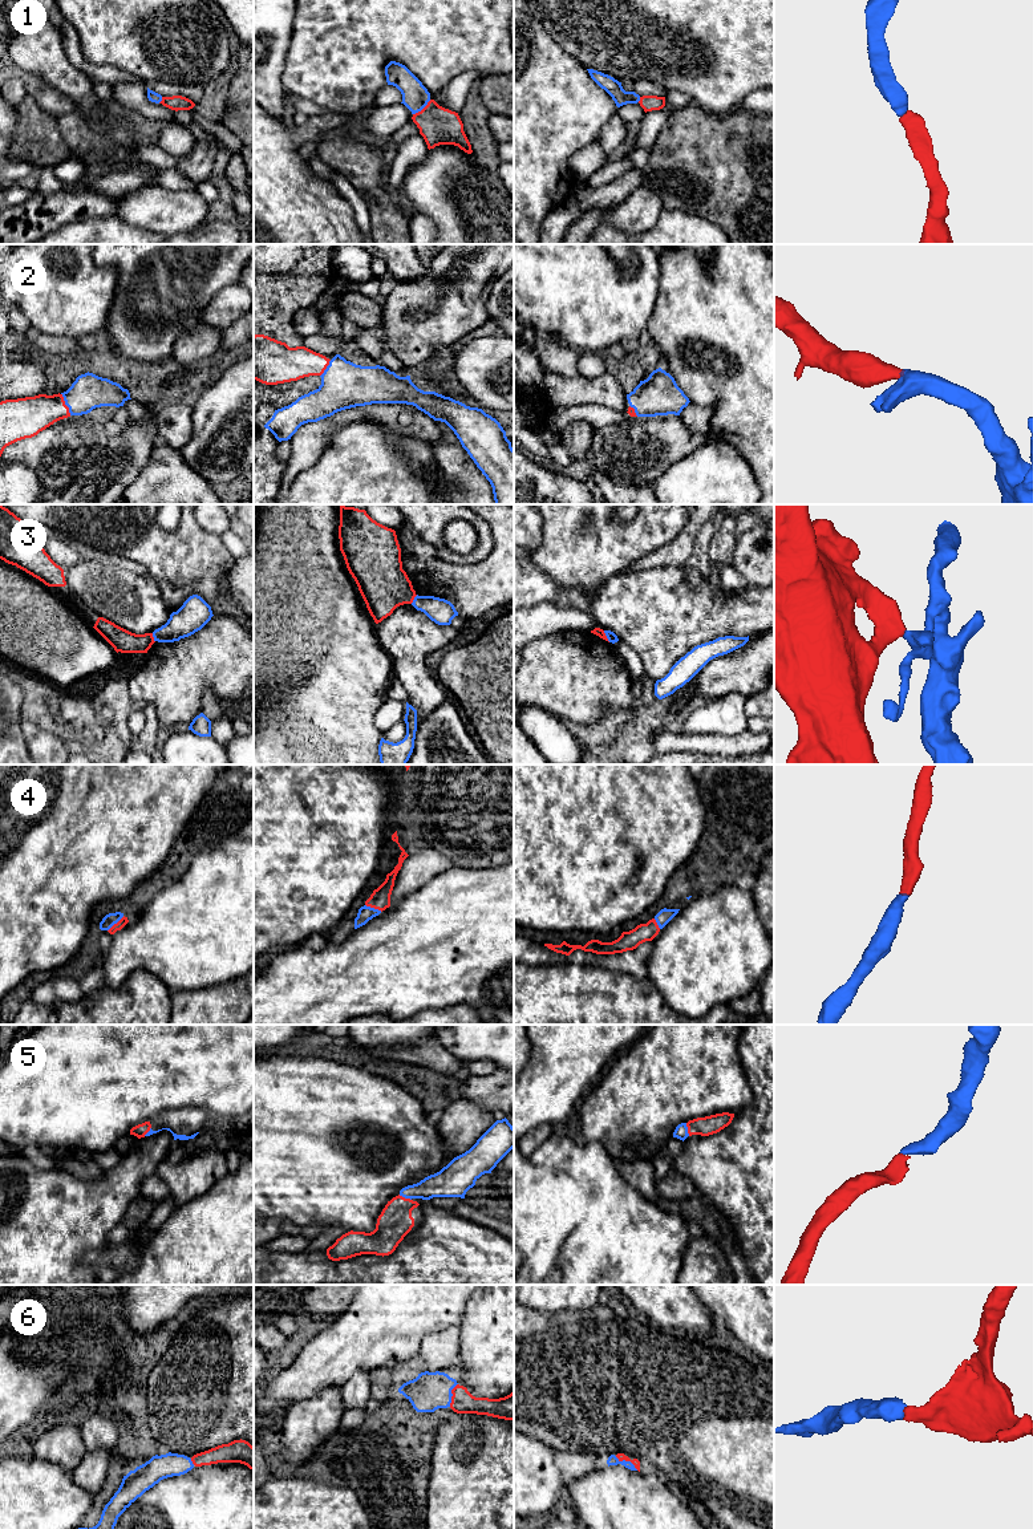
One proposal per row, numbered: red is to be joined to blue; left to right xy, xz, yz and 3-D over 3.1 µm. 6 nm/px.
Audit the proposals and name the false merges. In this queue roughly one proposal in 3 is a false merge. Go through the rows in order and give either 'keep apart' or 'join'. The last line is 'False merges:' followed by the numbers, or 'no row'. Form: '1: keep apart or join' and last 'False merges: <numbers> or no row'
1: join
2: join
3: keep apart
4: join
5: join
6: join
False merges: 3

